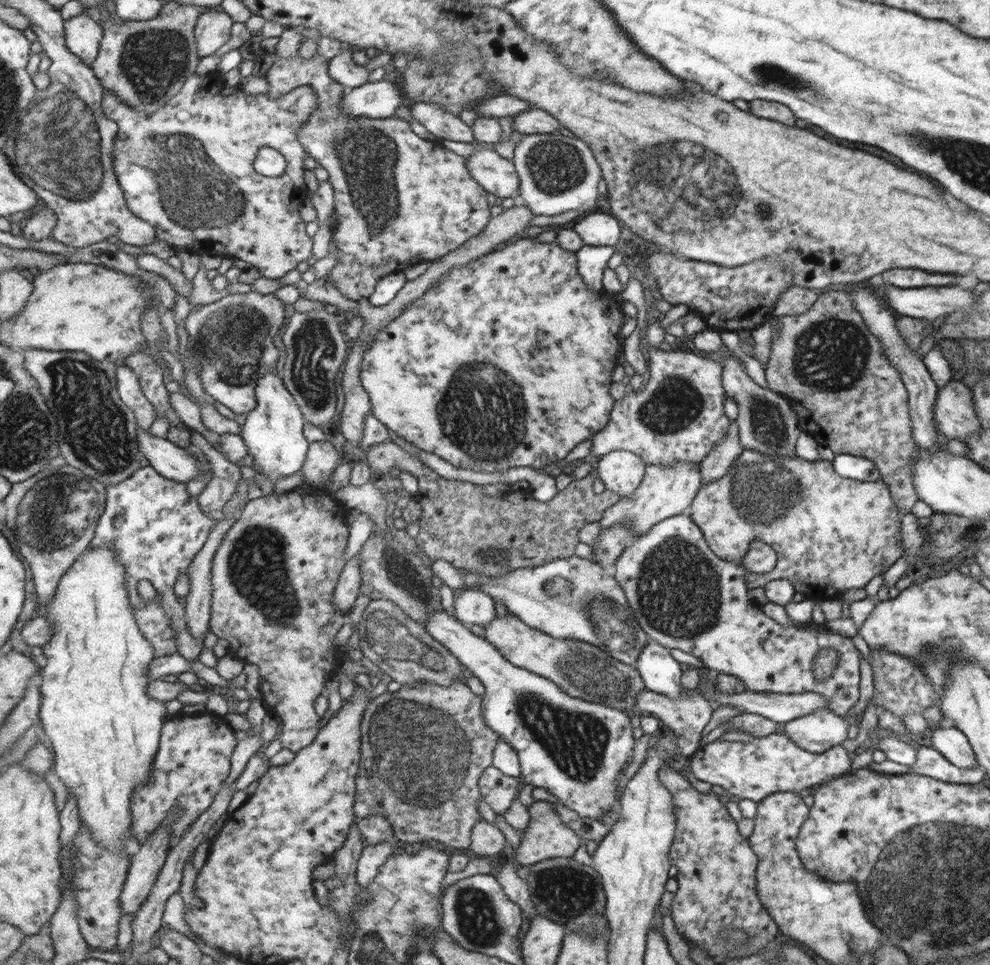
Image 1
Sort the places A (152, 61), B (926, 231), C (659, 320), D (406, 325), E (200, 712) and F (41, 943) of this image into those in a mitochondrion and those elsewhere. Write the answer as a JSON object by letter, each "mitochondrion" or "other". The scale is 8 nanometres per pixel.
{"A":"mitochondrion","B":"other","C":"other","D":"other","E":"other","F":"other"}

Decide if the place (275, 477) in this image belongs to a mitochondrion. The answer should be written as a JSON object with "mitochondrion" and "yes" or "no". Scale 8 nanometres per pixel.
{"mitochondrion":"no"}

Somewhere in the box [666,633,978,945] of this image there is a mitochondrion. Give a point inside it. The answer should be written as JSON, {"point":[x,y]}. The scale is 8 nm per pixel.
{"point":[933,657]}

